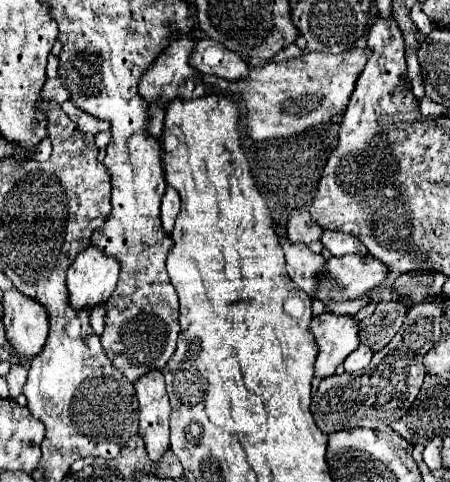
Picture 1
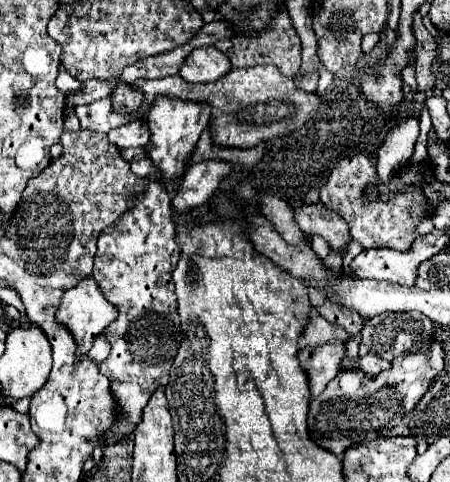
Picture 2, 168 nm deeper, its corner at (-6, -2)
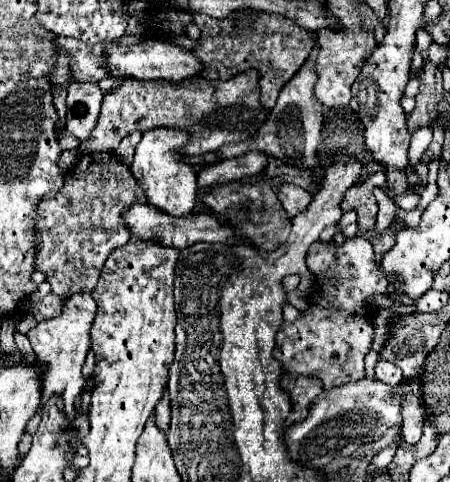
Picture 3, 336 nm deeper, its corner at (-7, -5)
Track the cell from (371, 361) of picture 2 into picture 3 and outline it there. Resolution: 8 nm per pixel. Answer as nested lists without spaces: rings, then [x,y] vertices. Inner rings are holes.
[[[378,360],[376,364],[376,378],[388,386],[396,386],[400,384],[404,378],[402,378],[402,372],[398,366],[394,366],[392,362],[386,362],[386,360]]]

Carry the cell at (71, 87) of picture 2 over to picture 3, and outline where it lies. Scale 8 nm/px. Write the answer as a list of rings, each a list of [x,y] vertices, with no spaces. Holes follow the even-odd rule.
[[[74,82],[68,90],[66,104],[68,104],[66,130],[74,138],[84,142],[90,136],[90,132],[94,130],[94,126],[98,122],[98,114],[100,114],[102,92],[100,92],[98,84]]]

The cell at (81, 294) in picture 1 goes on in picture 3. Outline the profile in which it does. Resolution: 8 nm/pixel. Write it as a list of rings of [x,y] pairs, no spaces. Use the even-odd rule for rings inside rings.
[[[78,292],[78,294],[72,294],[66,300],[64,312],[58,318],[44,320],[44,322],[40,322],[36,328],[32,328],[28,332],[28,338],[30,338],[34,354],[36,354],[36,362],[44,364],[44,372],[42,372],[42,402],[40,402],[40,406],[44,406],[44,402],[48,402],[52,396],[60,396],[62,402],[64,402],[64,414],[66,414],[68,420],[74,418],[74,402],[76,402],[76,398],[88,386],[86,378],[82,376],[82,364],[84,364],[86,352],[90,348],[90,328],[92,328],[94,316],[96,316],[96,302],[94,302],[94,298],[88,292]]]

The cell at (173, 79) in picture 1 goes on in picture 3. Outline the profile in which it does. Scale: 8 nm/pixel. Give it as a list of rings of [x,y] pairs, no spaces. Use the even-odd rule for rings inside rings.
[[[170,128],[148,130],[142,134],[142,140],[136,146],[134,162],[130,164],[134,178],[138,180],[140,188],[146,194],[146,202],[170,216],[190,216],[196,204],[196,188],[198,188],[196,172],[190,164],[180,162],[182,156],[176,152],[186,142],[188,134],[184,134],[182,130],[170,130]]]

